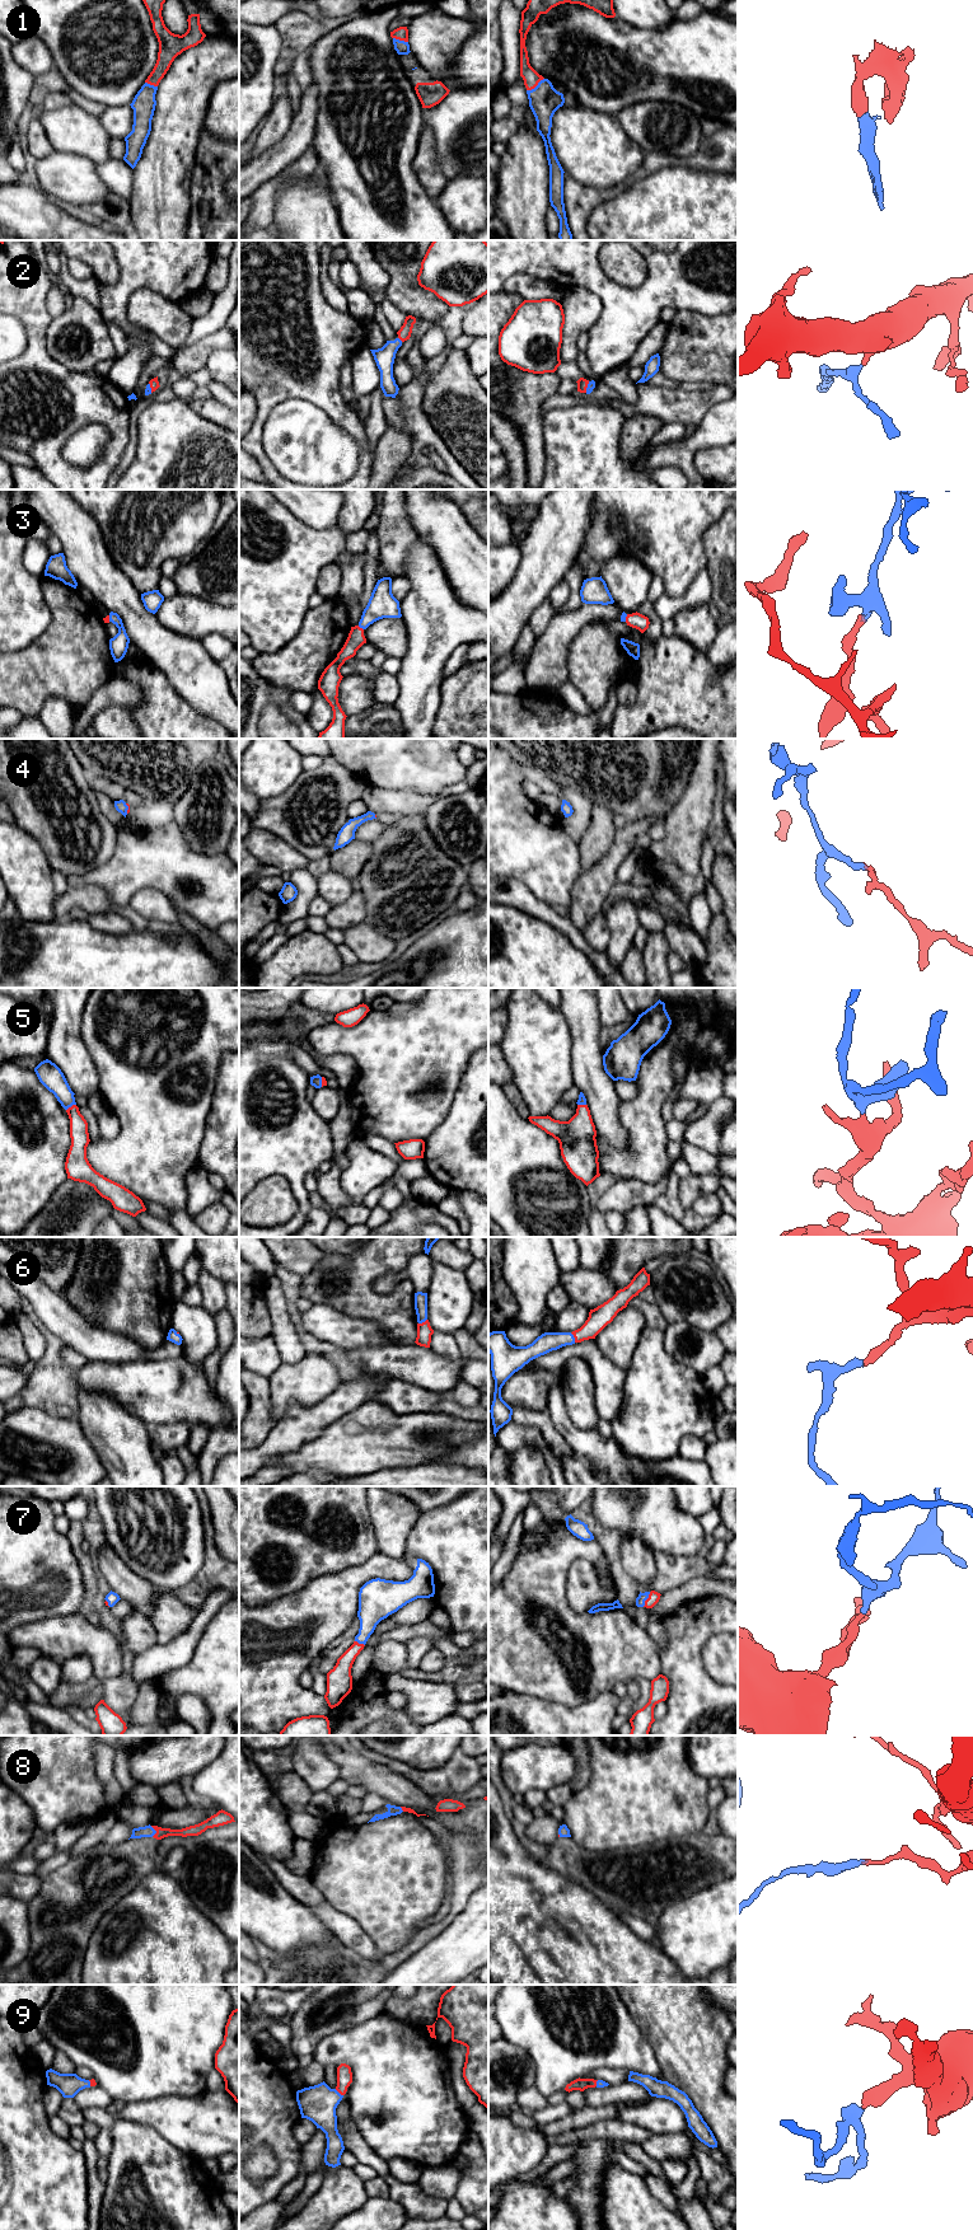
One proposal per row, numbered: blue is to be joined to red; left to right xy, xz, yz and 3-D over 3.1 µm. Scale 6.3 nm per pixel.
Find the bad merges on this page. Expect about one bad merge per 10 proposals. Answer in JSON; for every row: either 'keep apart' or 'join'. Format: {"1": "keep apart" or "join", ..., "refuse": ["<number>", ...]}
{"1": "join", "2": "join", "3": "join", "4": "join", "5": "join", "6": "join", "7": "join", "8": "join", "9": "join", "refuse": []}

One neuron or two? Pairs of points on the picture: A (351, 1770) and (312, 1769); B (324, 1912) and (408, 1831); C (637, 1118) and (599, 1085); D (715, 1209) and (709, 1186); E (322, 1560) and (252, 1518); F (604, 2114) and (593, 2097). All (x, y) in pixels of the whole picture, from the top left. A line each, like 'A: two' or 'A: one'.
A: two
B: two
C: two
D: two
E: one
F: two

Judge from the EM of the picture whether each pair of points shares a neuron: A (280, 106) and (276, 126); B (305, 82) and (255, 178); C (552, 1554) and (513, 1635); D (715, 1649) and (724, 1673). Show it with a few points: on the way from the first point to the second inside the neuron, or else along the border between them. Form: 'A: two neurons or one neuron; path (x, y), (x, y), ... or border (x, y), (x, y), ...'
A: one neuron; path (280, 111), (277, 121)
B: two neurons; border (312, 83), (302, 95)
C: one neuron; path (539, 1574), (534, 1588), (523, 1601), (520, 1615)
D: one neuron; path (721, 1655), (724, 1658), (724, 1667)

